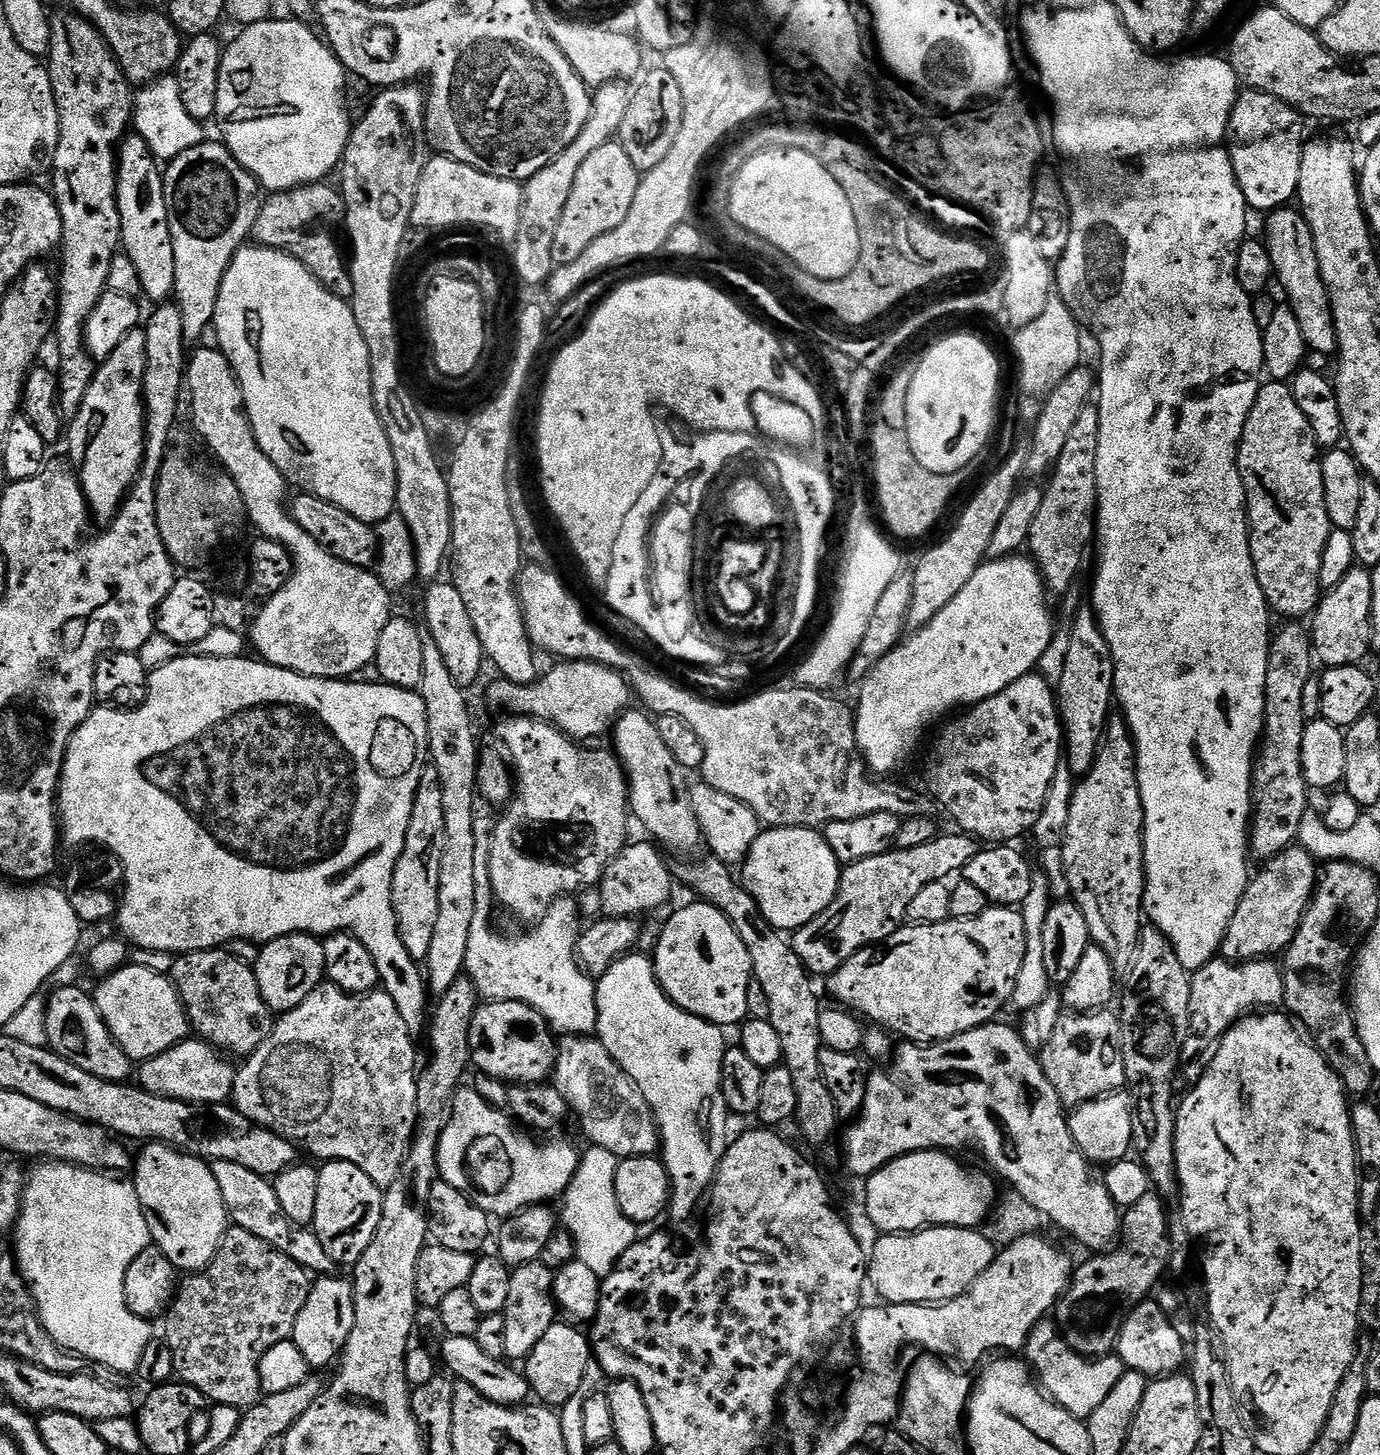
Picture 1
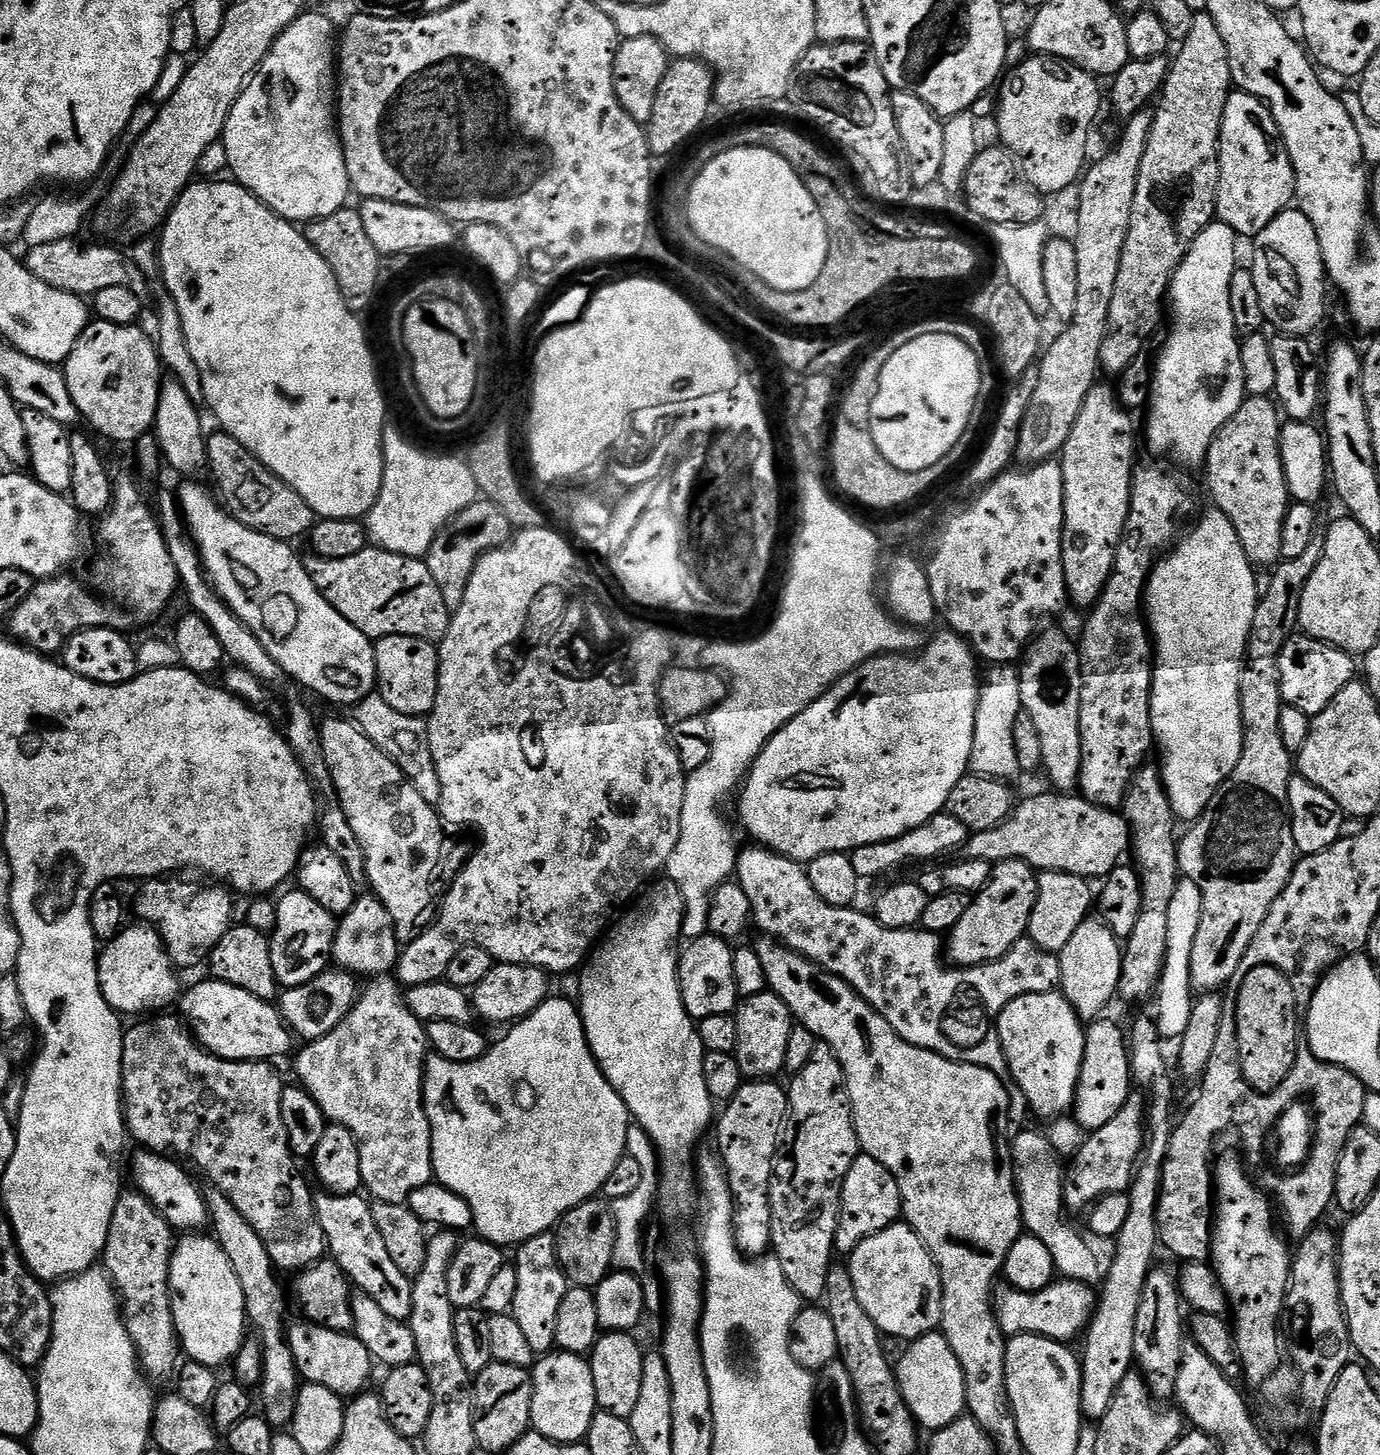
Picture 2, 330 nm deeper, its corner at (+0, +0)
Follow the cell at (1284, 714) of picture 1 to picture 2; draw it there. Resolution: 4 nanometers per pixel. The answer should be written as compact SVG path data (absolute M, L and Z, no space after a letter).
M1317 534L1314 542L1310 542L1309 548L1300 557L1281 560L1271 569L1272 577L1268 580L1268 589L1265 592L1263 589L1256 601L1248 651L1244 666L1240 669L1244 749L1238 758L1238 766L1234 766L1204 813L1197 820L1191 821L1189 828L1192 829L1185 836L1183 833L1178 840L1178 862L1183 879L1202 890L1202 922L1198 926L1198 935L1194 938L1194 950L1190 950L1192 987L1200 994L1219 993L1225 986L1232 984L1232 976L1238 970L1254 934L1258 934L1258 926L1262 926L1270 906L1274 906L1278 894L1282 894L1292 871L1296 869L1298 853L1288 814L1288 791L1294 775L1294 756L1286 750L1286 742L1282 742L1282 726L1279 724L1286 705L1280 689L1278 658L1286 642L1297 631L1302 590L1306 590L1306 582L1310 582L1310 574L1314 574L1314 566L1318 566L1323 549L1323 535Z

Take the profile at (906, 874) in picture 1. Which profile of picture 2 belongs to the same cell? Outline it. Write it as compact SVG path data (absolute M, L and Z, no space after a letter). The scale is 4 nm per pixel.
M1079 794L1051 795L1021 799L1010 815L1001 824L994 826L994 830L971 833L962 849L963 855L970 860L985 860L993 866L1003 860L1021 860L1040 872L1065 872L1085 878L1106 878L1114 869L1121 867L1123 860L1120 859L1129 855L1132 842L1132 834L1123 815L1110 808L1100 808Z

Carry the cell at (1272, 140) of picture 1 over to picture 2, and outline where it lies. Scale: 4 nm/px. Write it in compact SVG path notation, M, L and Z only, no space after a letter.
M1232 90L1220 128L1220 181L1216 198L1216 216L1219 223L1233 228L1237 237L1255 238L1259 232L1266 230L1266 226L1270 226L1270 222L1274 222L1278 213L1285 211L1293 203L1295 194L1296 171L1292 168L1288 151L1270 110L1258 98Z

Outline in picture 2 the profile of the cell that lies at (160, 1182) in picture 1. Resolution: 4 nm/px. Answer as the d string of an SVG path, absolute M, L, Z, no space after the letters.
M185 1235L175 1241L172 1249L168 1285L176 1339L183 1355L202 1362L202 1366L223 1369L223 1364L235 1357L246 1340L244 1295L238 1274L234 1274L234 1266L230 1266L230 1258L226 1258L222 1246L211 1235Z

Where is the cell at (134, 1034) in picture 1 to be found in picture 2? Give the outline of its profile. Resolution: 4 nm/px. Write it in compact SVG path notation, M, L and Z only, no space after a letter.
M215 978L207 979L194 985L189 992L187 989L178 1004L193 1036L207 1052L213 1052L223 1060L272 1062L275 1056L284 1056L291 1050L294 1033L285 1024L275 1003L254 998L250 990L242 990Z

